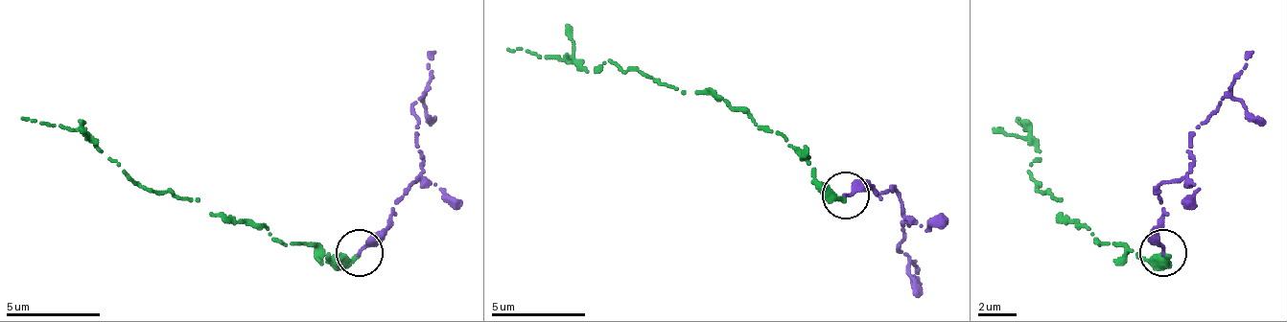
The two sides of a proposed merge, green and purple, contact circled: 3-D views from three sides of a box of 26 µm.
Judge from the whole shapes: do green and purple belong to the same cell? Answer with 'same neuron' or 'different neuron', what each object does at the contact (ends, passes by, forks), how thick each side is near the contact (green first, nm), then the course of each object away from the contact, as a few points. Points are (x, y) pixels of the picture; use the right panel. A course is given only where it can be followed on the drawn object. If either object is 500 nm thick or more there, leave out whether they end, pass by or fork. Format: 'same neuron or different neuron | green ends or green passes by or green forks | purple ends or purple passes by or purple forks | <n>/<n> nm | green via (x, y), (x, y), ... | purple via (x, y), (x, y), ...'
same neuron | green ends | purple ends | 320/240 nm | green via (1166, 254), (1143, 259), (1124, 244), (1100, 244), (1082, 225), (1067, 220), (1030, 173), (1030, 131), (1016, 117) | purple via (1161, 254), (1158, 188), (1190, 169), (1190, 136), (1237, 79), (1251, 51)

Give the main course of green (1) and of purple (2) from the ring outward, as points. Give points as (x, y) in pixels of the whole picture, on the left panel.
1: (361, 254), (327, 259), (314, 244), (280, 244), (261, 225), (238, 220), (143, 188), (81, 131), (20, 117)
2: (361, 254), (422, 169), (412, 103), (432, 79), (427, 65), (436, 51)

